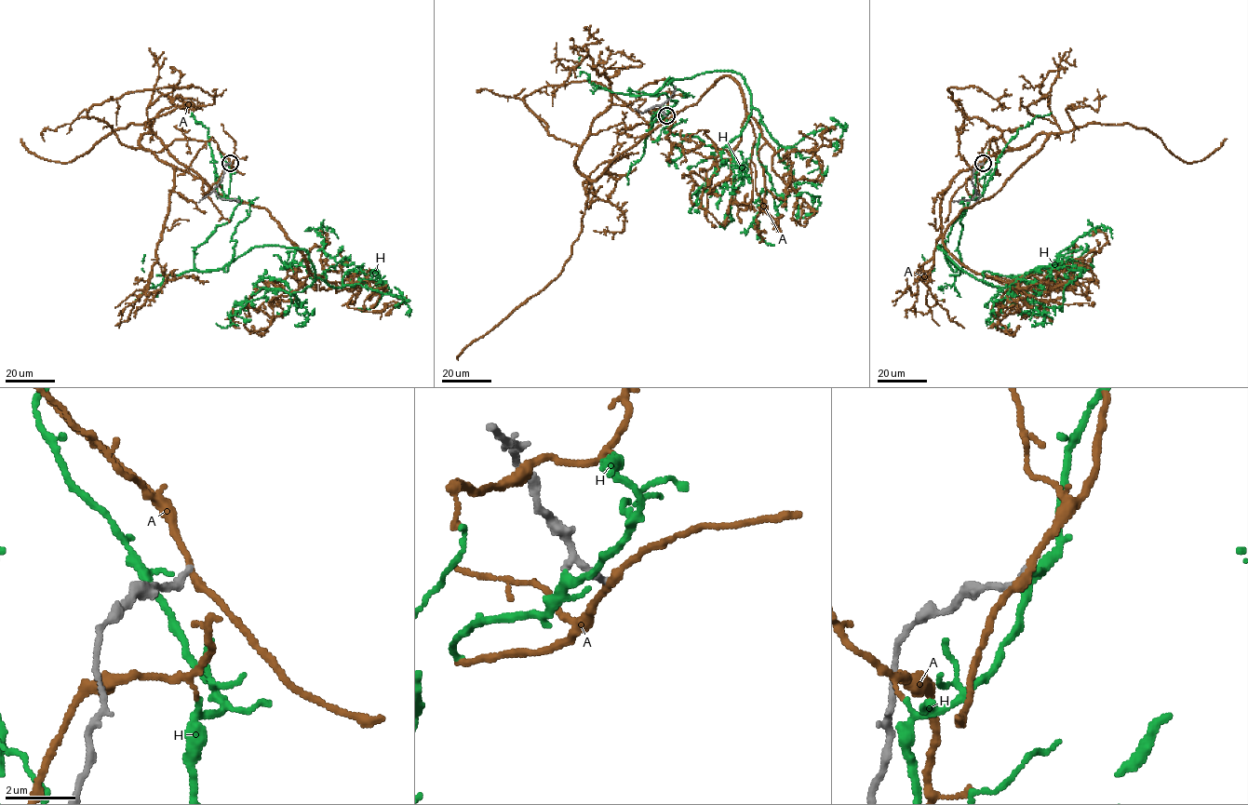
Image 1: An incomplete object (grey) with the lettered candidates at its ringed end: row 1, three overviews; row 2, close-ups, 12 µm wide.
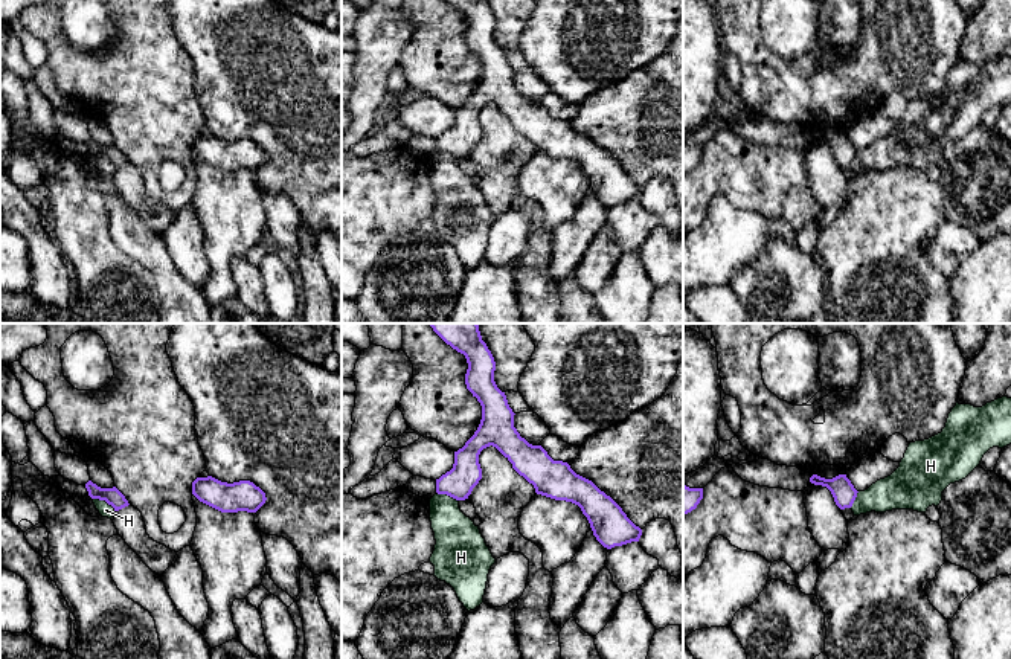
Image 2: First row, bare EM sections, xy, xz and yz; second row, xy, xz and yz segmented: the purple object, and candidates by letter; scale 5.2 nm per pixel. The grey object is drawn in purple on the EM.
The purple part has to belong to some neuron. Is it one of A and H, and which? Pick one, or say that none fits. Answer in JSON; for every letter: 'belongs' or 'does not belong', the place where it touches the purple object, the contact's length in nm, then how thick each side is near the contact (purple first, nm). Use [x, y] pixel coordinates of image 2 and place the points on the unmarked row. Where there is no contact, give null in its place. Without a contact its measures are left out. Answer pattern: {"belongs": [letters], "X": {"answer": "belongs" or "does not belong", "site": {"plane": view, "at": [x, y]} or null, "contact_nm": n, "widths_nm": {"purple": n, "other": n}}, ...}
{"belongs": [], "A": {"answer": "does not belong", "site": null}, "H": {"answer": "does not belong", "site": {"plane": "xy", "at": [105, 159]}, "contact_nm": 140, "widths_nm": {"purple": 90, "other": 70}}}

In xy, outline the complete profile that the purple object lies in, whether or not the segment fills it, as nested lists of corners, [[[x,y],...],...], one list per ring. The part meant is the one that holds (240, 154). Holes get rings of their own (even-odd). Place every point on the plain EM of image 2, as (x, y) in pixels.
[[[212,134],[197,136],[192,153],[221,171],[256,171],[267,159],[265,151],[250,139],[227,142]]]

